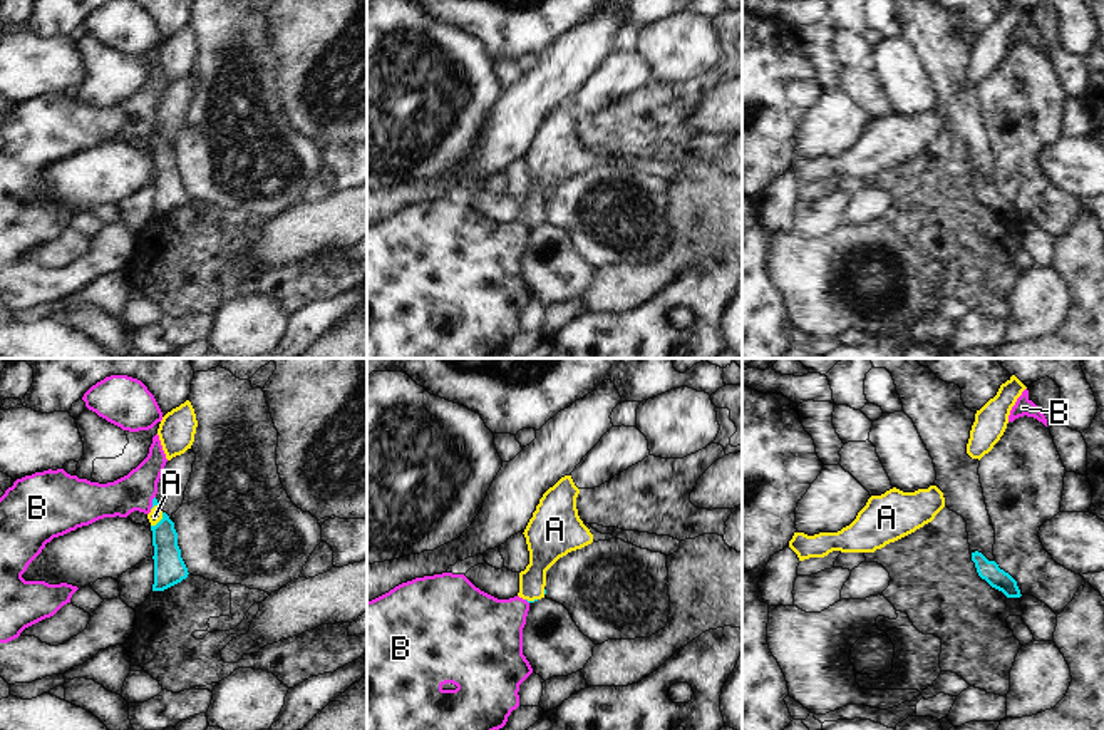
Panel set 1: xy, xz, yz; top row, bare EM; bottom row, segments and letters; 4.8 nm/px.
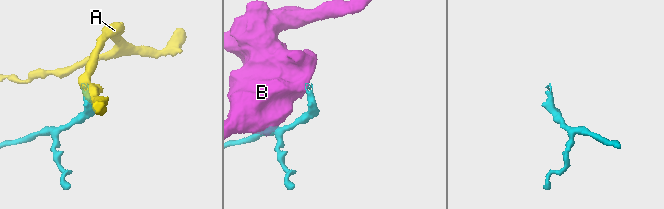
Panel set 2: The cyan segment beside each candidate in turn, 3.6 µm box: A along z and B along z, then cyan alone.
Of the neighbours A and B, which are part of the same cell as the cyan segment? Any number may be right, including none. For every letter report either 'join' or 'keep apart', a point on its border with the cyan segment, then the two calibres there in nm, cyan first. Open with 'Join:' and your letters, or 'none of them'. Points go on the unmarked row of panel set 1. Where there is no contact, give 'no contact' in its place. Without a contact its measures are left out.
Join: A
A: join; contact xy (159, 146); calibres 150 and 70 nm
B: keep apart; contact xy (153, 128); calibres 30 and 180 nm

